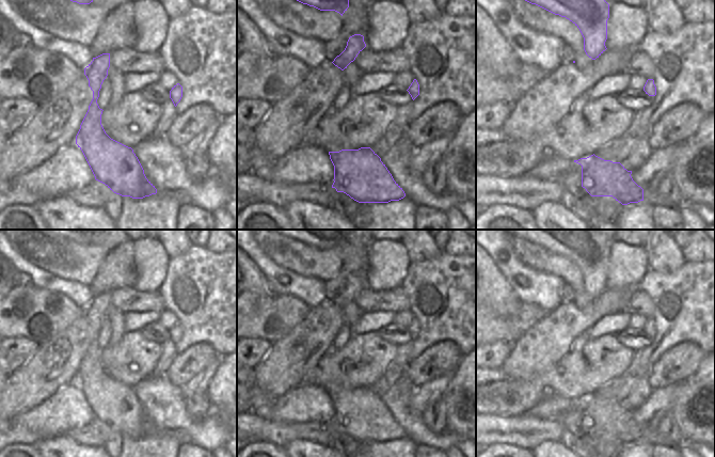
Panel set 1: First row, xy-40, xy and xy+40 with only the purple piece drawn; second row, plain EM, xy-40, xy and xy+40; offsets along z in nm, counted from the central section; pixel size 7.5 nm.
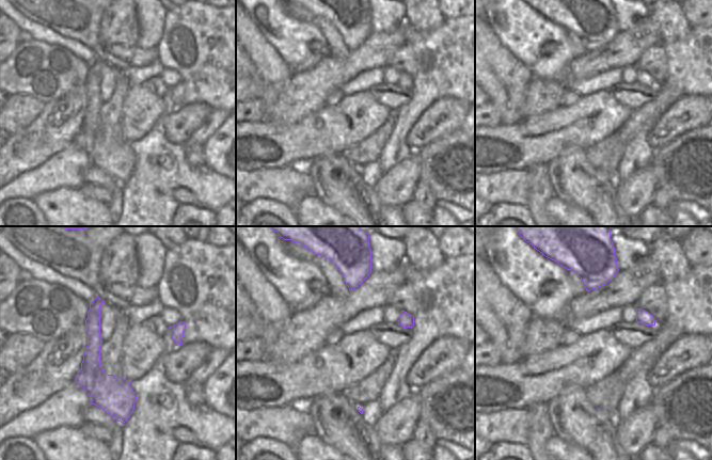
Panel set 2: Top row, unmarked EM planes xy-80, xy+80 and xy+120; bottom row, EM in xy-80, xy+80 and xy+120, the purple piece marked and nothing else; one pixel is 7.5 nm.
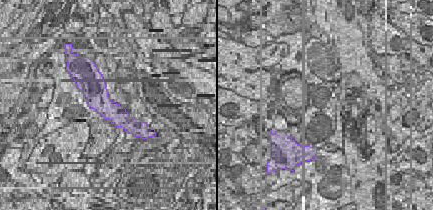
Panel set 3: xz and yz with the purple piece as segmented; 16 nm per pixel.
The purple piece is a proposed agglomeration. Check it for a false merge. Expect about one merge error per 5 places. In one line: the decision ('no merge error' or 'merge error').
no merge error

